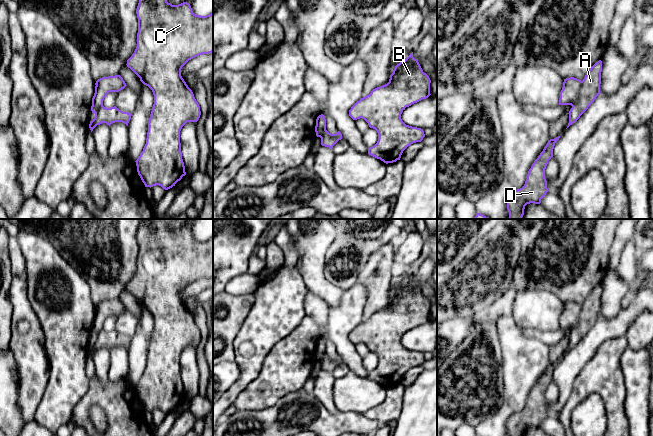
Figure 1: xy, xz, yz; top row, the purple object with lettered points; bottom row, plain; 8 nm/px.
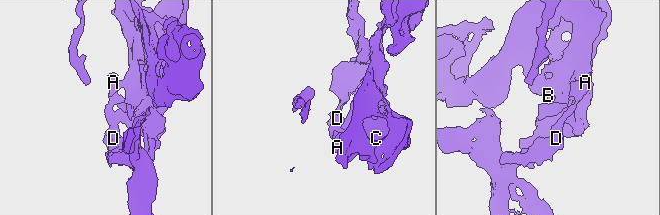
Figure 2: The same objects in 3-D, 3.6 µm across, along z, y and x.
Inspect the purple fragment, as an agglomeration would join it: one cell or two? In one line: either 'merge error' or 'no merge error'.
merge error

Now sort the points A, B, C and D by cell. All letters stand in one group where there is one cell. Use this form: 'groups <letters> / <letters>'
groups A D / B C

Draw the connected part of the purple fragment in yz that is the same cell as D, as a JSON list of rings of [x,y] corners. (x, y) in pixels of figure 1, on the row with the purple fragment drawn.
[[[560,136],[548,141],[529,169],[524,186],[508,195],[509,219],[522,219],[525,206],[530,203],[540,204],[541,199],[548,192],[545,169],[548,161],[553,157],[553,149],[559,138]]]

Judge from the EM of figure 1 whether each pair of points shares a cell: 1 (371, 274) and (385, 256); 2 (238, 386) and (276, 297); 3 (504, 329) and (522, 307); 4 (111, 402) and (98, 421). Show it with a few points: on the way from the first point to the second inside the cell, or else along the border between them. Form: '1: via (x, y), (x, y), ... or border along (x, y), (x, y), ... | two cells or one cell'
1: via (373, 270), (382, 260) | one cell
2: via (250, 364), (251, 345), (270, 319) | one cell
3: border along (510, 315), (520, 328) | two cells
4: border along (89, 408), (100, 407), (108, 424) | two cells

